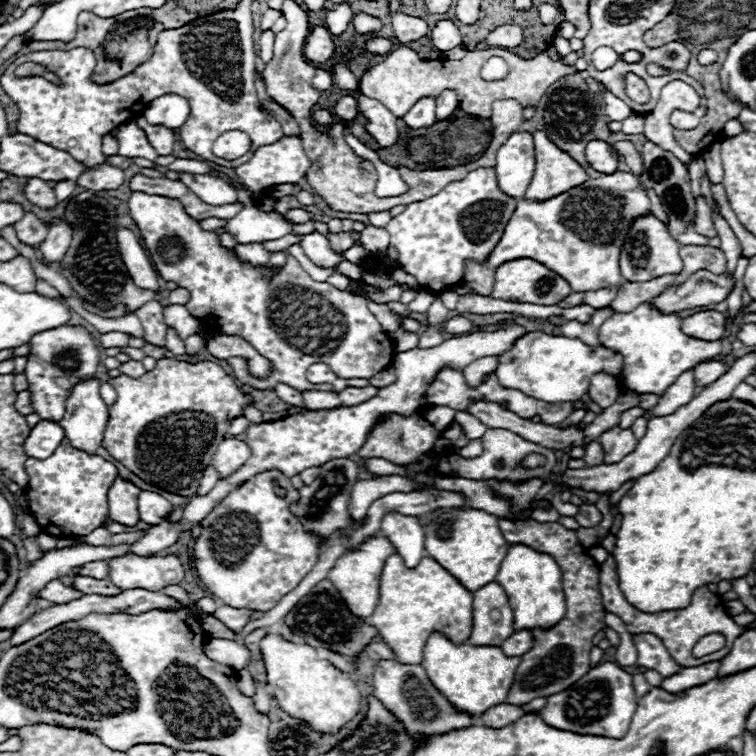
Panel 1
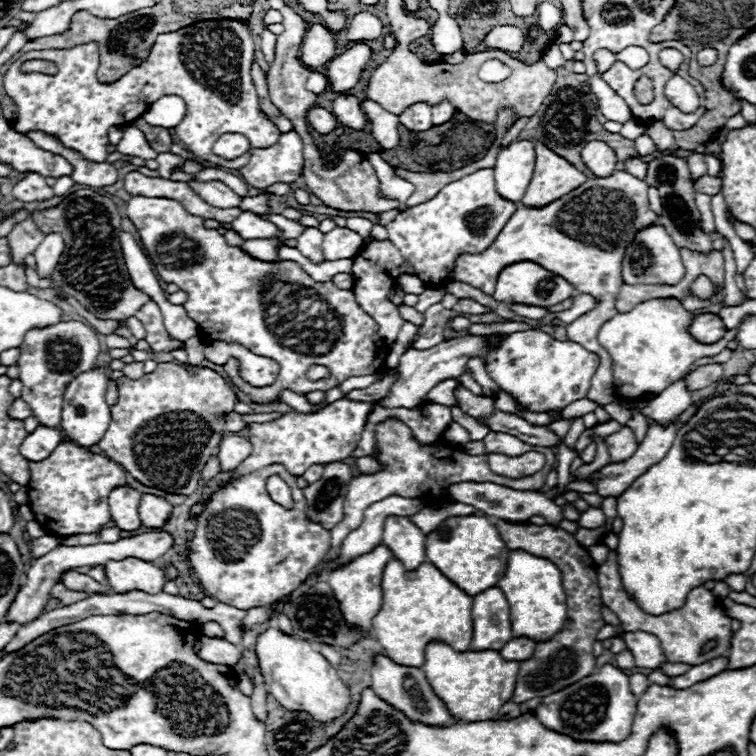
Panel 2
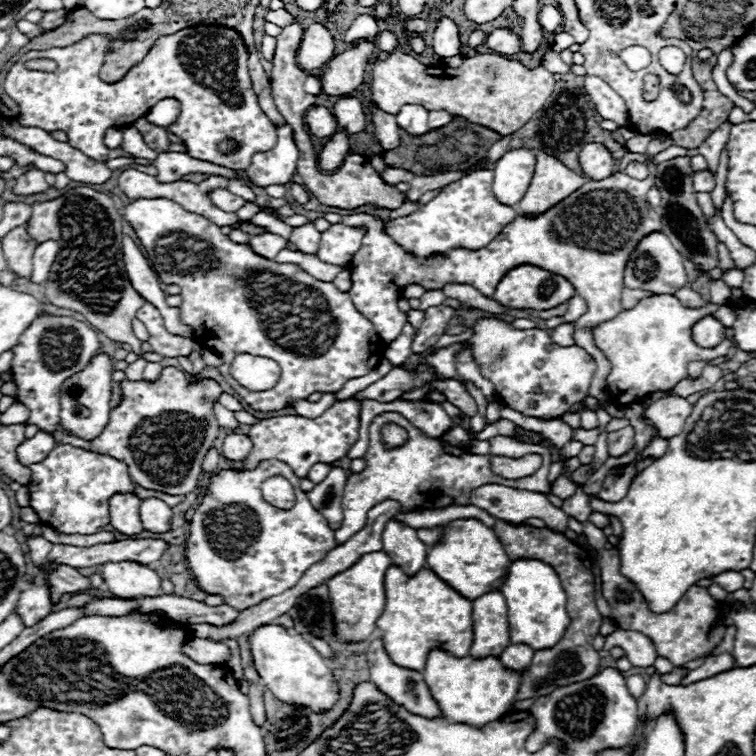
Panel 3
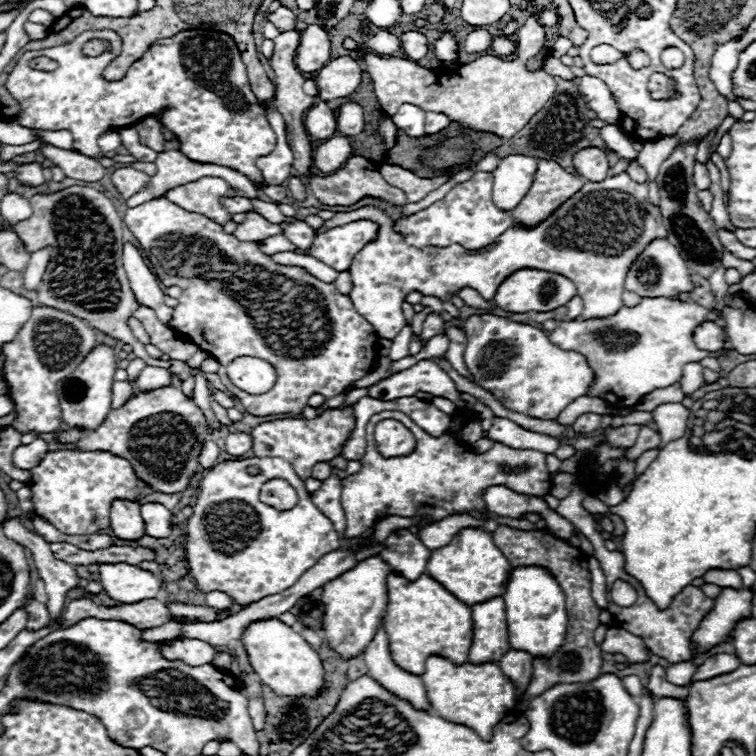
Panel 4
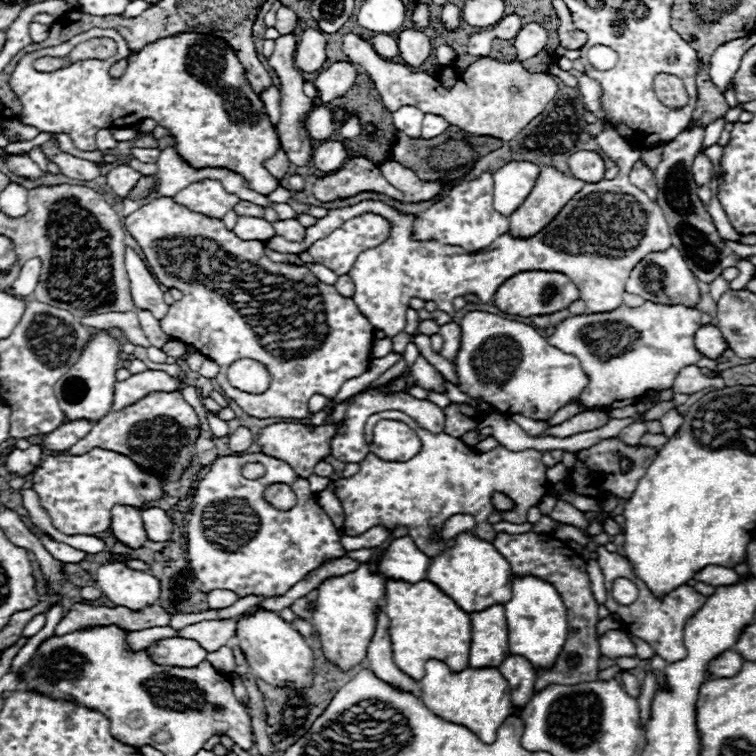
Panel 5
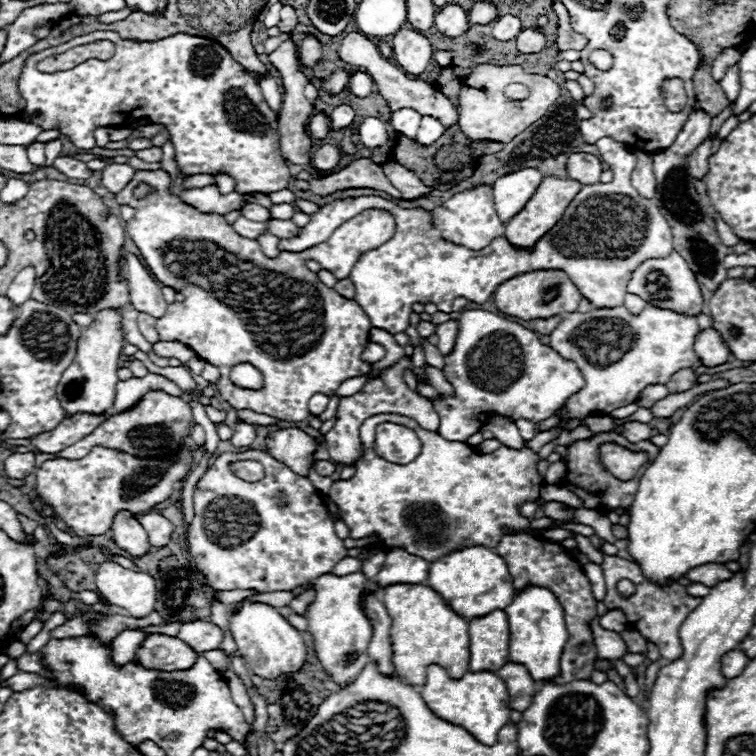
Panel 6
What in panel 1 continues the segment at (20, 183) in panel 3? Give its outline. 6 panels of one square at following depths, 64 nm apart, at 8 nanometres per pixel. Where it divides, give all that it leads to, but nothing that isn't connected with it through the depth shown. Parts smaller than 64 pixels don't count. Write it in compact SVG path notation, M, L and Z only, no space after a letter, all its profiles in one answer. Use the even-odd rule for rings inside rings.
M30 178L26 188L24 188L24 194L26 194L26 200L40 206L42 210L52 210L58 200L54 196L54 188L48 186L46 180L40 180L40 178Z

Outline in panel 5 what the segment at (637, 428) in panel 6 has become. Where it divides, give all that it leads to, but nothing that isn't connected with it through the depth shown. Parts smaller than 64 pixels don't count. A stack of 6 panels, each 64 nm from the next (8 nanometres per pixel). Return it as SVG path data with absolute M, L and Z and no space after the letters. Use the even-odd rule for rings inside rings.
M634 422L634 424L626 426L626 428L618 434L618 438L620 438L624 444L628 444L628 446L636 446L644 432L646 432L646 426L644 426L642 422Z

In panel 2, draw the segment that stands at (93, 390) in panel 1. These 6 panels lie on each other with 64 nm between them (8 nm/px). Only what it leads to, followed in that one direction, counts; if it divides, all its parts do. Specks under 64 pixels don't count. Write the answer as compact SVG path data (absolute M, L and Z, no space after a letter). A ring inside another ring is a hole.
M94 368L94 370L86 372L86 374L80 374L78 378L74 378L68 384L66 392L64 392L60 428L70 440L74 440L82 448L94 446L104 436L104 432L106 432L108 424L110 424L110 406L104 400L106 382L108 382L108 378L104 376L104 370Z

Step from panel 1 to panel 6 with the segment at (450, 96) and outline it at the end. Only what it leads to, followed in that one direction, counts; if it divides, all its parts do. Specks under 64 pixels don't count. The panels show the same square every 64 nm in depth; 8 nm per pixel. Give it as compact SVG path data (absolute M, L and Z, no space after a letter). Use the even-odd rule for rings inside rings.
M424 116L422 122L420 122L420 130L418 130L416 142L432 144L432 142L436 142L436 138L440 138L440 134L444 134L444 130L446 130L446 126L440 124L440 120Z

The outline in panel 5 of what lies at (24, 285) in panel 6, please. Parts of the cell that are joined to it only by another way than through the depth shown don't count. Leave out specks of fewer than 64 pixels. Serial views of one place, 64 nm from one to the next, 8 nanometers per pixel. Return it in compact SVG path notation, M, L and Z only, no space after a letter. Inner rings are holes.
M32 258L28 260L22 270L20 270L20 276L16 278L16 282L12 284L12 294L18 296L18 298L26 298L34 292L36 284L38 284L38 278L40 278L40 270L42 270L42 262L40 258Z

